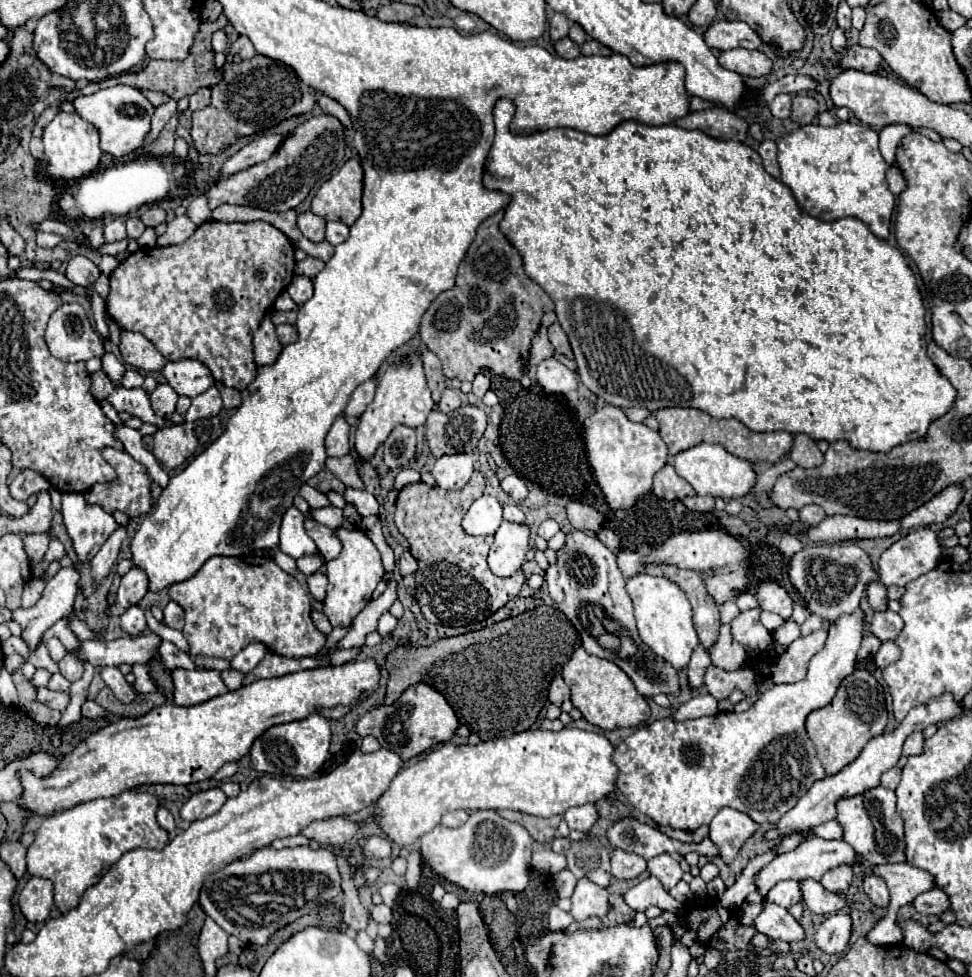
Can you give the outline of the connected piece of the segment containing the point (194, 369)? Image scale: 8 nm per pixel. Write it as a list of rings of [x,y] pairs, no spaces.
[[[198,360],[168,362],[162,370],[162,376],[180,396],[188,396],[188,398],[202,394],[214,384],[210,370]]]

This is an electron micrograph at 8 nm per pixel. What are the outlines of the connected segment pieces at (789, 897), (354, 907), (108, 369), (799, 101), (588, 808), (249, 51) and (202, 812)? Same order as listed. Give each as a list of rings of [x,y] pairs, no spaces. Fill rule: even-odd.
[[[784,880],[784,882],[778,882],[770,892],[768,896],[764,898],[764,902],[774,902],[782,908],[788,908],[796,902],[802,900],[802,892],[800,892],[800,882],[796,880]]]
[[[338,854],[338,860],[340,860],[340,872],[342,872],[342,890],[344,890],[344,922],[350,928],[354,928],[356,932],[366,930],[370,914],[358,900],[358,890],[352,884],[352,874],[346,864],[346,858],[342,854]]]
[[[106,352],[102,356],[102,370],[108,374],[108,378],[112,380],[114,386],[120,386],[122,384],[122,376],[126,372],[126,366],[112,352]]]
[[[794,96],[792,100],[792,120],[798,124],[810,124],[816,120],[818,102],[810,96]]]
[[[584,804],[584,806],[574,806],[564,814],[564,820],[570,830],[590,830],[598,822],[600,814],[596,804]]]
[[[240,36],[232,46],[230,46],[230,54],[238,54],[242,60],[252,58],[254,56],[254,46],[248,40],[248,36]]]
[[[212,788],[212,790],[206,790],[206,792],[198,792],[194,794],[180,810],[180,816],[188,822],[194,822],[194,820],[202,820],[202,818],[208,818],[212,814],[216,814],[222,804],[226,802],[226,794],[220,790],[220,788]]]

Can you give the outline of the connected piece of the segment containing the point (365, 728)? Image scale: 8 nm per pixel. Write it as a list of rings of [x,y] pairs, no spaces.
[[[426,684],[408,688],[396,704],[374,708],[366,712],[356,724],[356,732],[360,736],[374,734],[384,748],[398,752],[404,762],[440,742],[450,740],[456,734],[456,728],[458,728],[458,720],[450,704],[444,700],[444,696],[440,696],[440,692],[428,688]]]

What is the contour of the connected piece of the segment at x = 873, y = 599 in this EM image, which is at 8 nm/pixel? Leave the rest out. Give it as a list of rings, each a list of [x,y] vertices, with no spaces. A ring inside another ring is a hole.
[[[870,582],[866,588],[866,598],[872,606],[872,610],[886,610],[888,598],[886,598],[886,588],[880,582]]]

